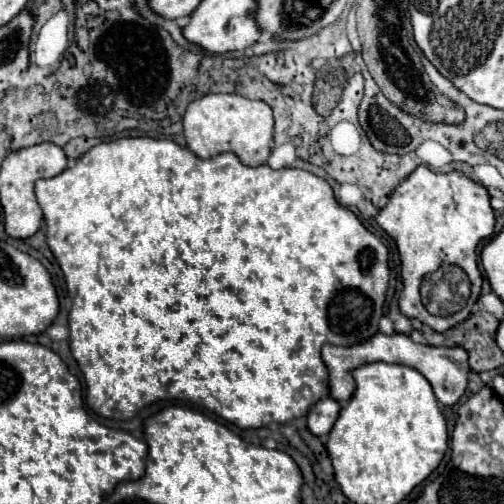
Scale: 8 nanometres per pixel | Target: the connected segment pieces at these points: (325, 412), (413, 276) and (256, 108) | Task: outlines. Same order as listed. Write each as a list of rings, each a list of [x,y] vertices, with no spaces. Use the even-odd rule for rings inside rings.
[[[322,398],[316,404],[312,404],[312,408],[306,414],[306,422],[308,422],[308,430],[314,436],[326,436],[330,432],[330,428],[334,426],[336,418],[340,412],[340,404],[332,398]]]
[[[418,166],[398,188],[390,194],[388,204],[380,210],[376,222],[384,232],[388,232],[400,254],[402,264],[402,292],[398,298],[400,312],[408,318],[416,318],[422,324],[428,324],[436,332],[446,332],[458,322],[470,316],[472,304],[478,300],[482,288],[482,276],[476,262],[478,242],[490,238],[494,232],[494,210],[490,206],[490,196],[482,184],[476,184],[466,174],[454,172],[432,172],[426,166]],[[440,262],[458,264],[468,278],[472,280],[471,295],[464,310],[450,317],[432,316],[420,302],[420,282],[426,272],[436,272]],[[476,288],[476,290],[472,290]]]
[[[206,94],[192,100],[184,114],[184,136],[198,158],[212,158],[220,152],[234,152],[246,166],[266,164],[274,130],[272,108],[262,100],[248,100],[238,94]]]

